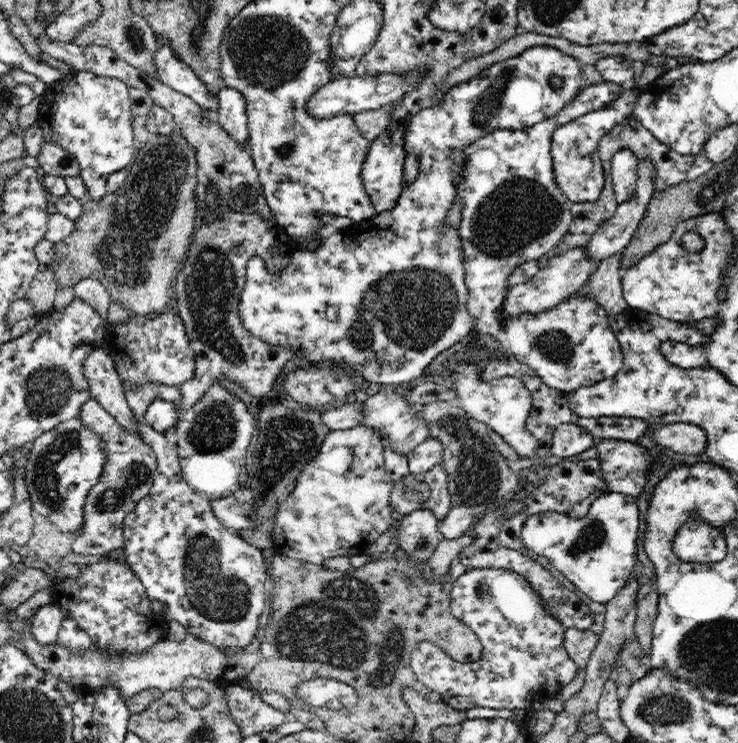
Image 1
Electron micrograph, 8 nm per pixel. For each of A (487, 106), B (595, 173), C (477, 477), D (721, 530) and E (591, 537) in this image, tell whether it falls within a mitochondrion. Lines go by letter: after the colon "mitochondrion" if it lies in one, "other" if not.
A: mitochondrion
B: other
C: mitochondrion
D: other
E: mitochondrion

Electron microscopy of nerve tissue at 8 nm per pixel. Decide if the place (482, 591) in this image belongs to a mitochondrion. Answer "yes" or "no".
yes

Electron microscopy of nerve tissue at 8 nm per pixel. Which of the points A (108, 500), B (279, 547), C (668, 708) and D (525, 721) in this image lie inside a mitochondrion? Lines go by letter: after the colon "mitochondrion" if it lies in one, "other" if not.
A: mitochondrion
B: other
C: mitochondrion
D: other

